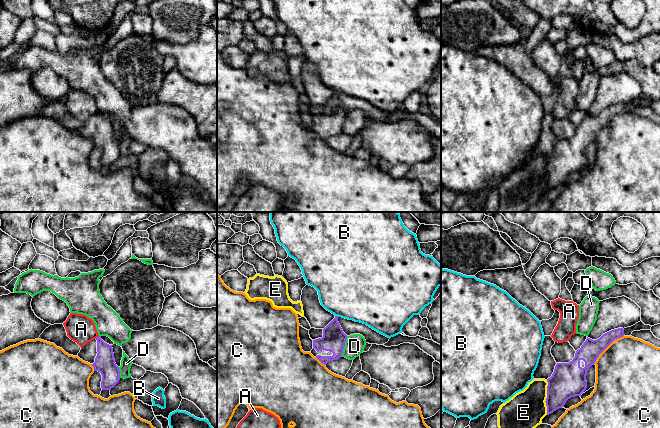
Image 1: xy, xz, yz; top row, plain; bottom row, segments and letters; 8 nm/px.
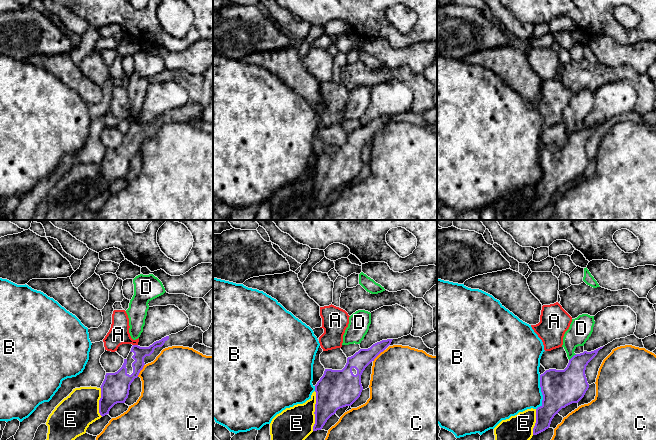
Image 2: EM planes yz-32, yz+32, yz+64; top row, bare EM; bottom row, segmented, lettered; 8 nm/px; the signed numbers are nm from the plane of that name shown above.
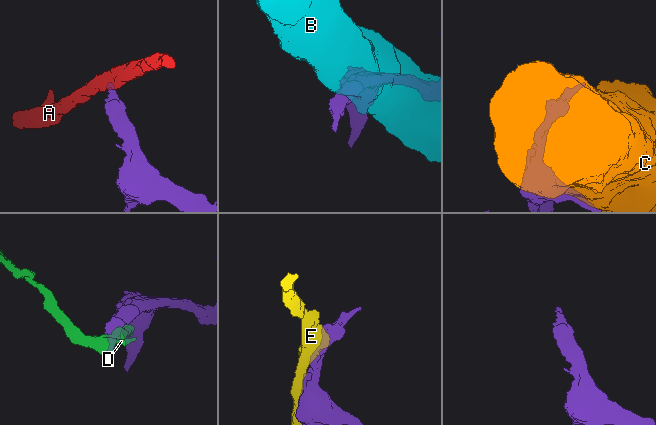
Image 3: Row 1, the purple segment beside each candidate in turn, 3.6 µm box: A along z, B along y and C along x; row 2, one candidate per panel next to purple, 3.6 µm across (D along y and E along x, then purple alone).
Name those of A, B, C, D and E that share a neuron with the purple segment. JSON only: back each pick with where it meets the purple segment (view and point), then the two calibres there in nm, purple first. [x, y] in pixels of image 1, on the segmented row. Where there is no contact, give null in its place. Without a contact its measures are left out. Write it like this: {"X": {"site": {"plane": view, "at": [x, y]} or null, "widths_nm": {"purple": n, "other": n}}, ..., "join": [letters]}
{"join": []}

